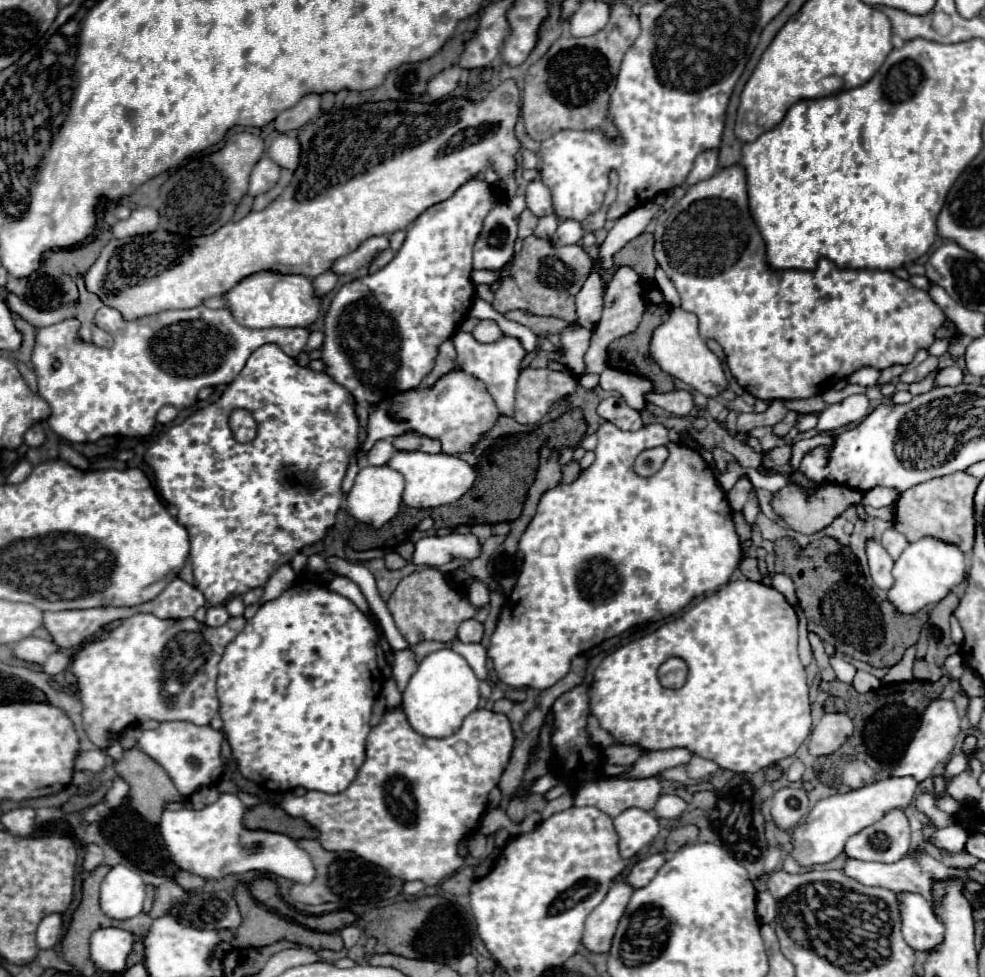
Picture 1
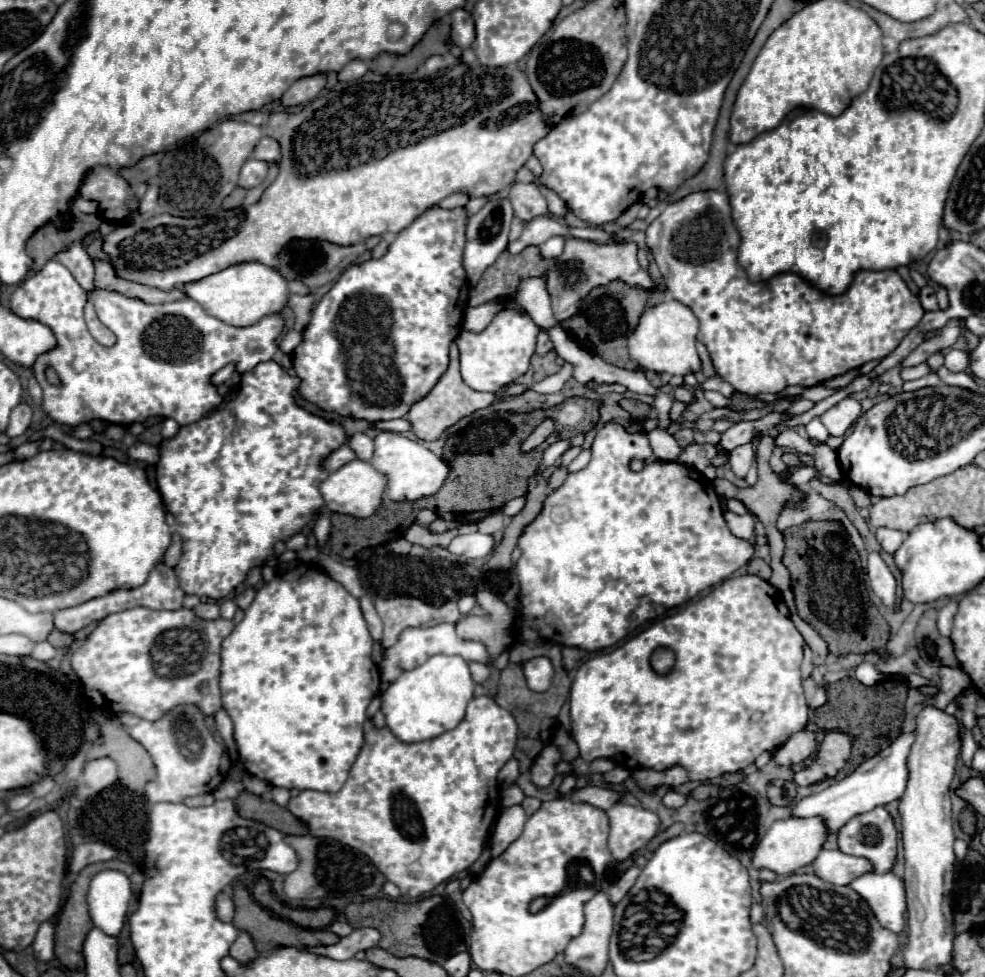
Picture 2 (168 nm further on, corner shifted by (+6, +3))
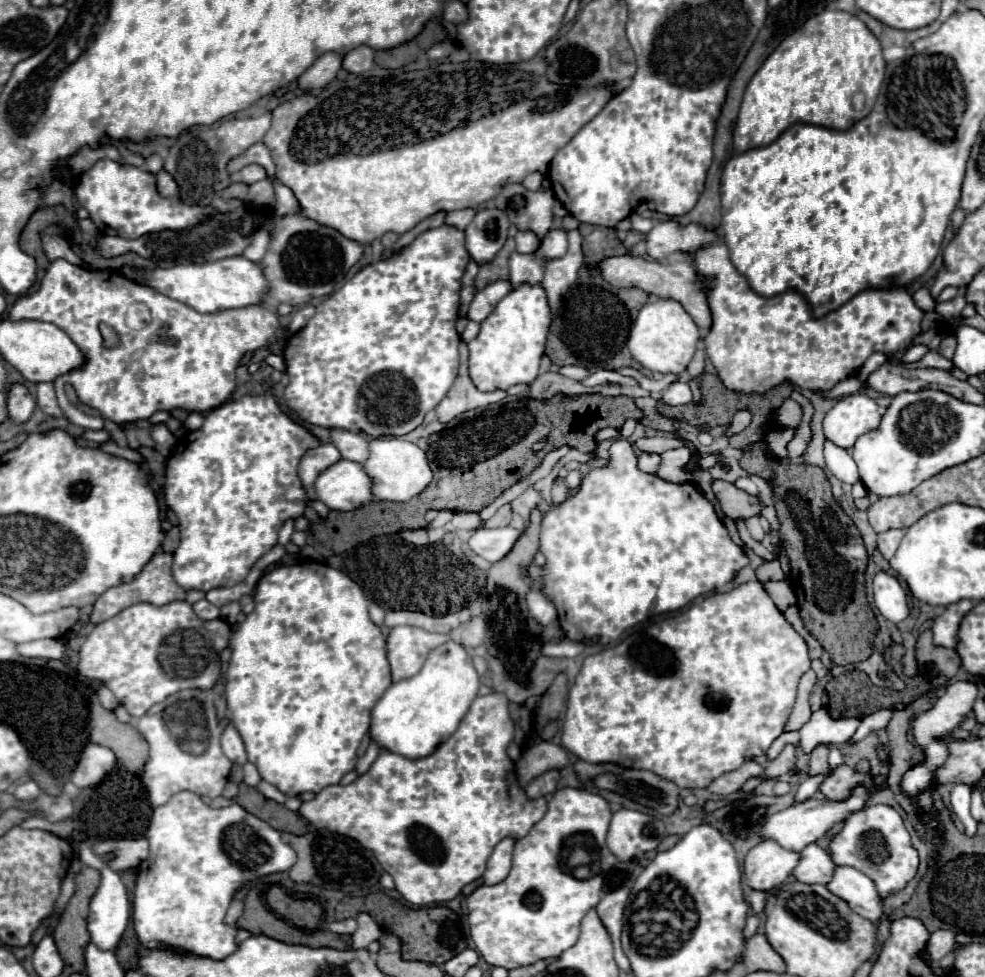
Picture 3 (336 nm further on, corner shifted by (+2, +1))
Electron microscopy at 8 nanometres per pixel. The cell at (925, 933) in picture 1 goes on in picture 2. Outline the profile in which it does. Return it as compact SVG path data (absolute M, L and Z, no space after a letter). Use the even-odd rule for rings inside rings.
M867 872L857 876L849 888L853 888L873 910L877 922L891 930L901 932L905 926L905 886L903 882L887 872L875 874Z

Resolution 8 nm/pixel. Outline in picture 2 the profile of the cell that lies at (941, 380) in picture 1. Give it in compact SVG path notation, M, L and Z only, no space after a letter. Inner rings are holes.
M949 350L945 356L945 366L951 372L963 372L969 368L969 352L967 350Z

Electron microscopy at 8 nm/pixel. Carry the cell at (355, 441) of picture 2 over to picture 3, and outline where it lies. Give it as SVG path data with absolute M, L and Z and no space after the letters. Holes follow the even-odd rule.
M333 430L333 444L341 450L345 460L365 462L365 458L369 458L369 440L363 434Z

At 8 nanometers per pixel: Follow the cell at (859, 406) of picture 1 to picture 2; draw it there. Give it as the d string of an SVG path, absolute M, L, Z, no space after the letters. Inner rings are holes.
M847 396L841 402L837 402L833 408L829 408L821 416L821 422L831 436L845 436L859 416L861 416L861 404L855 398Z

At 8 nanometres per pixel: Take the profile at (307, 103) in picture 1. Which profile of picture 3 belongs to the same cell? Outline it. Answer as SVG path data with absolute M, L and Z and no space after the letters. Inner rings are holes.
M329 52L329 54L323 54L309 70L305 70L297 84L303 92L313 92L313 90L321 90L325 88L333 78L335 74L339 72L341 68L341 60L343 56L341 54L335 54L335 52Z

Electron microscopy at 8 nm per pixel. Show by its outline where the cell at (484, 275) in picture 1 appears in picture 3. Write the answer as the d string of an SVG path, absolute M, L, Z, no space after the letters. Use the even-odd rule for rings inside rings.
M521 230L521 232L517 232L515 238L517 238L517 252L523 252L523 254L535 252L541 244L541 236L537 236L531 230Z

